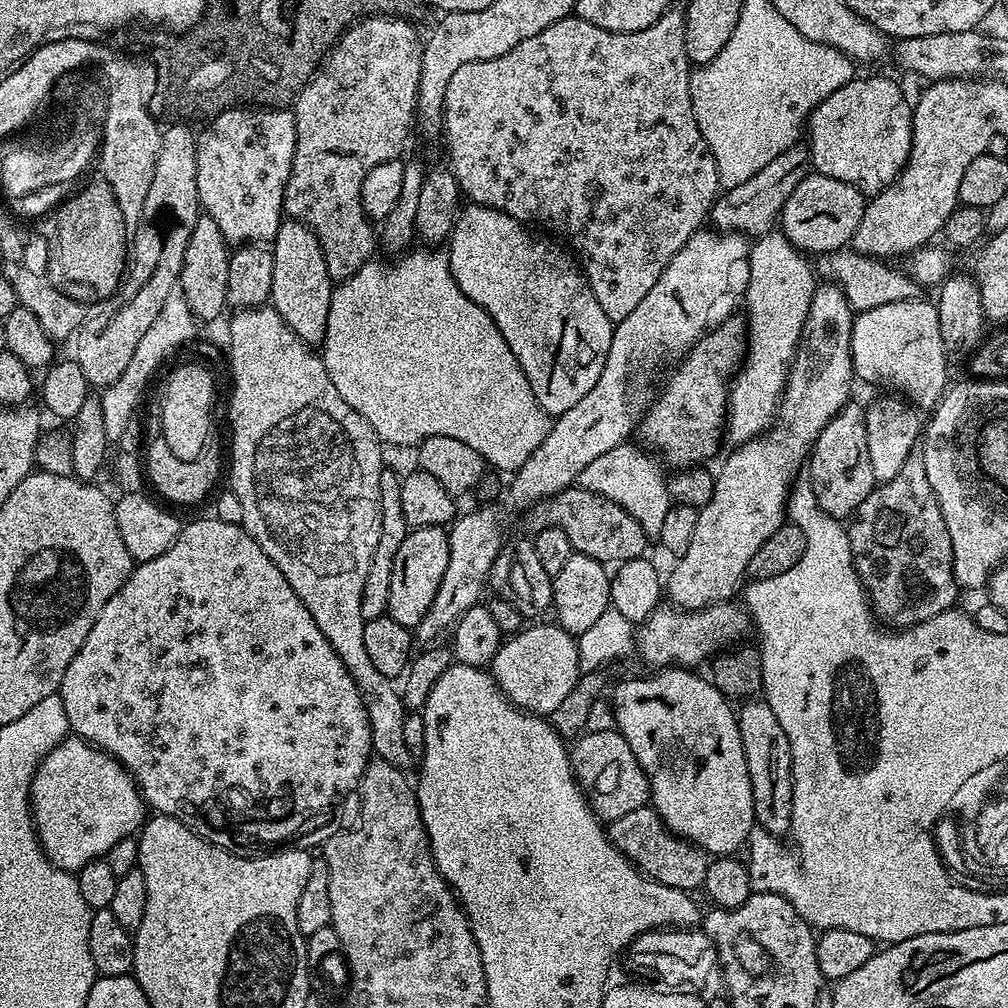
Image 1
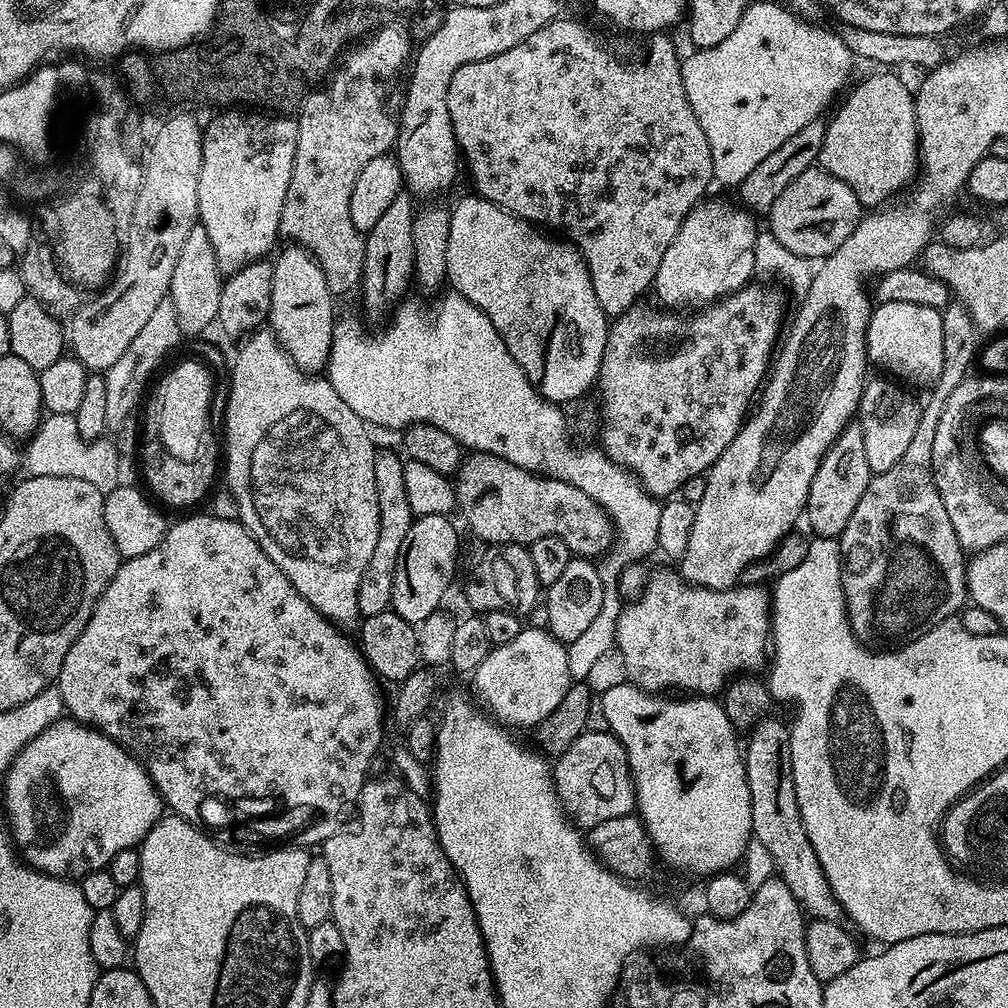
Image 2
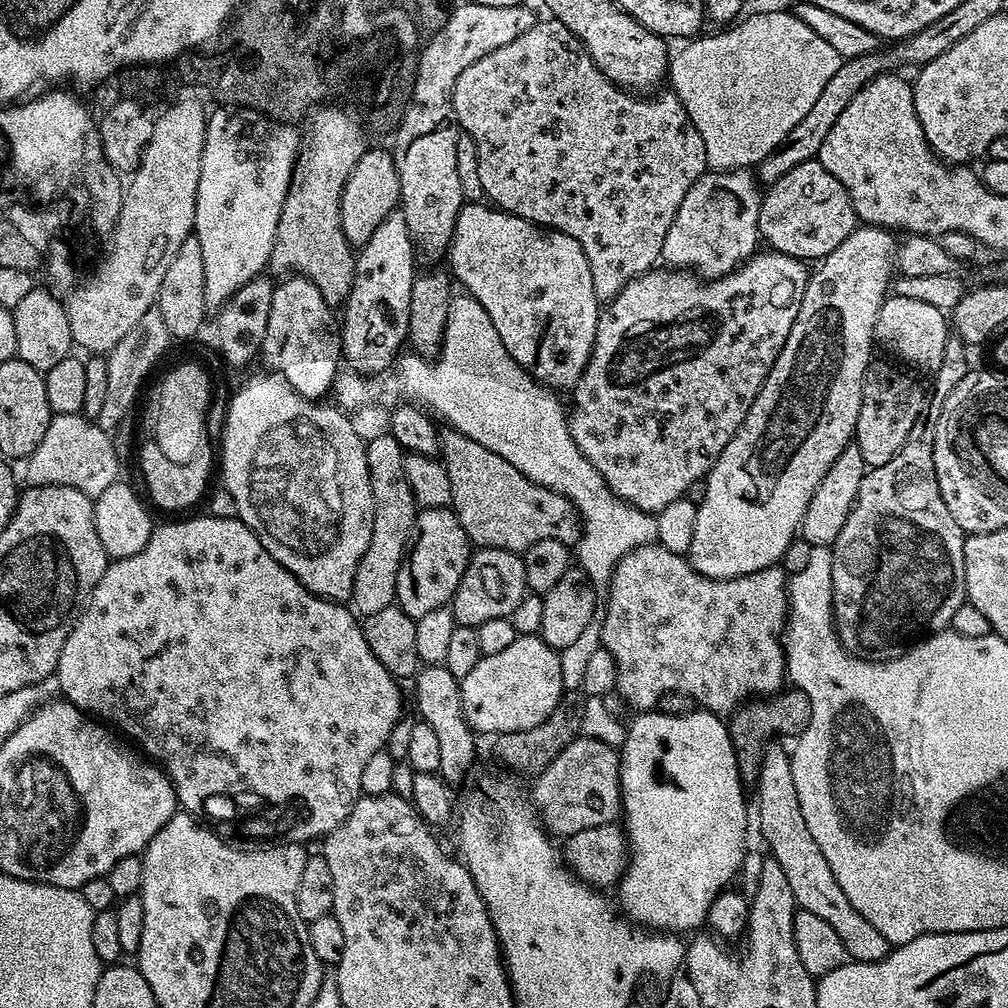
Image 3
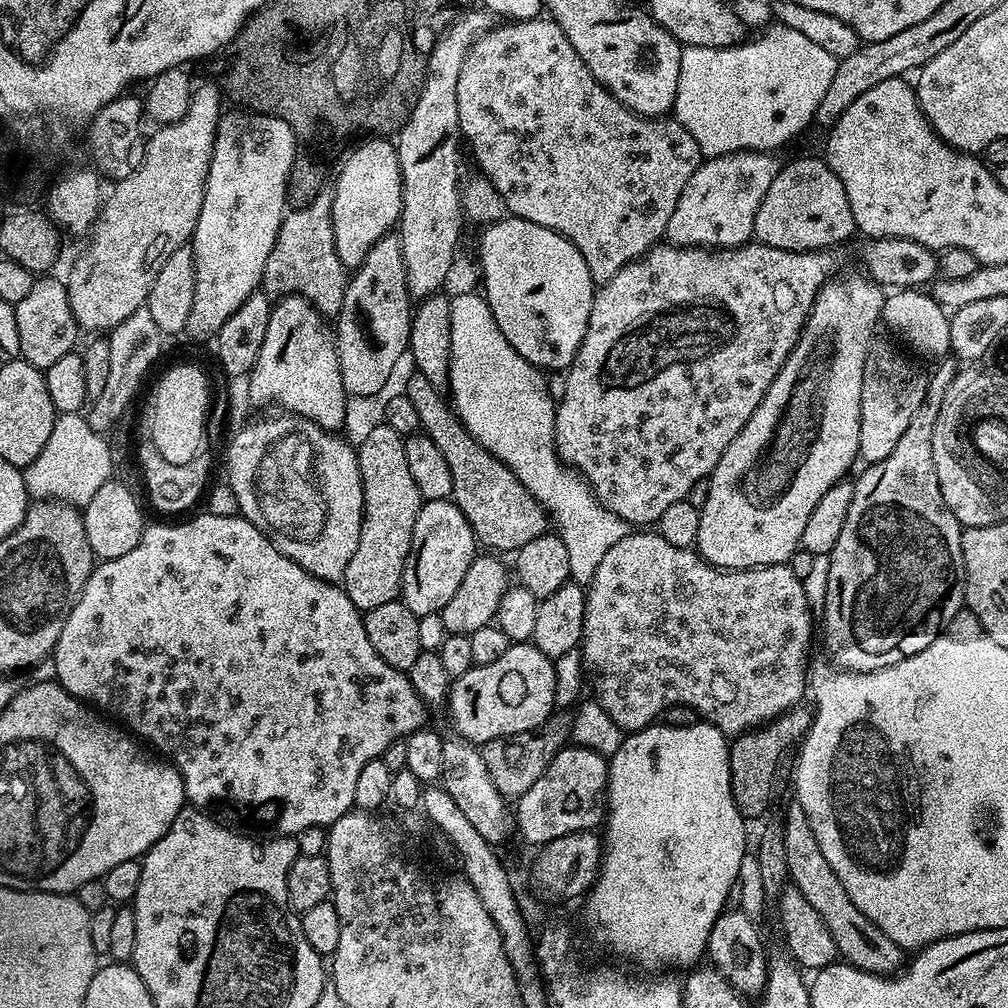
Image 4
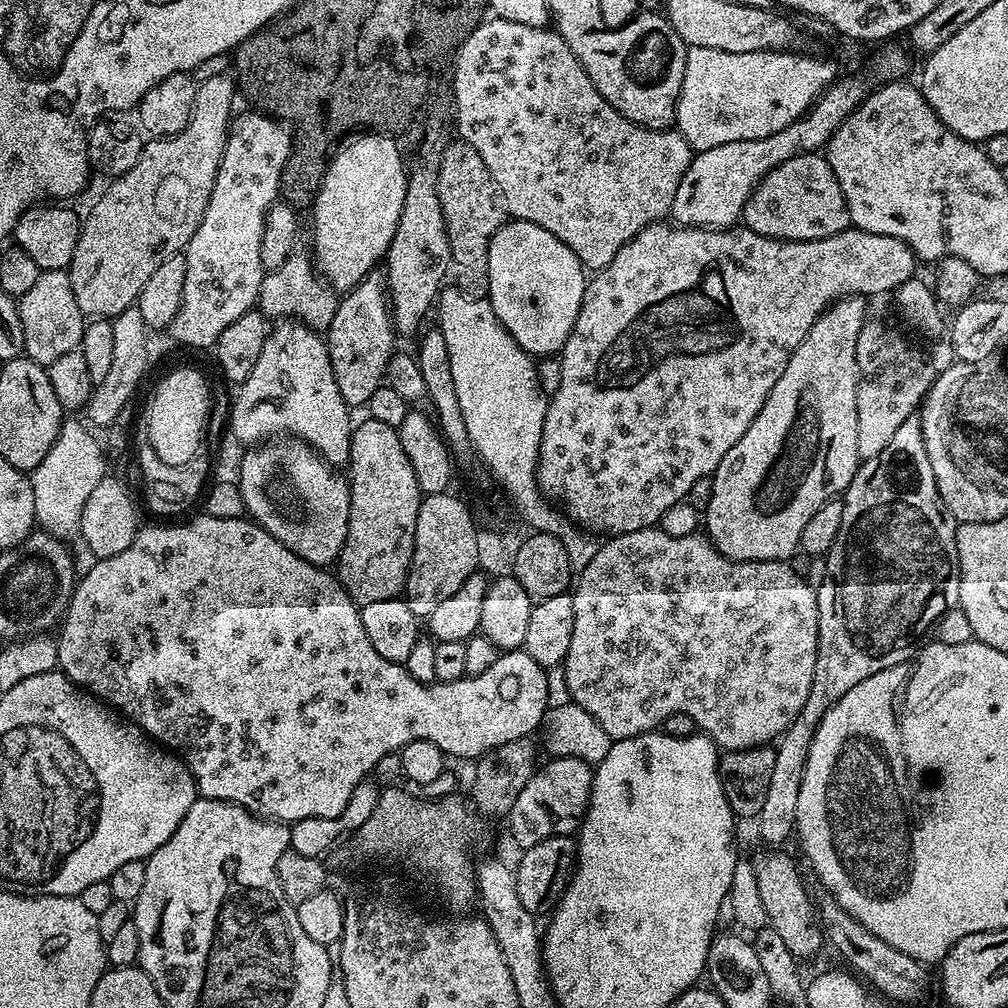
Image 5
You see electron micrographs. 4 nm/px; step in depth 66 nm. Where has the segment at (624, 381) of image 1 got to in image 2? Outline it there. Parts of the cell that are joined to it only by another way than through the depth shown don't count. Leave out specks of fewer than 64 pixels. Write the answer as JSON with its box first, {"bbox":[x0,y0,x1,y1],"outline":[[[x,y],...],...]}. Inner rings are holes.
{"bbox":[654,198,758,310],"outline":[[[705,198],[700,201],[696,207],[691,208],[688,212],[688,217],[682,222],[682,226],[678,230],[678,234],[670,246],[666,246],[666,254],[662,254],[662,262],[658,266],[658,274],[654,281],[654,293],[661,300],[659,303],[668,310],[681,310],[680,308],[692,308],[688,310],[699,310],[701,308],[707,308],[709,304],[716,303],[717,300],[729,296],[731,292],[737,292],[738,289],[744,287],[753,279],[756,272],[756,259],[754,258],[754,242],[758,235],[758,227],[754,221],[753,213],[749,212],[747,208],[743,206],[737,206],[735,203],[731,204],[728,200],[711,200],[711,198]]]}

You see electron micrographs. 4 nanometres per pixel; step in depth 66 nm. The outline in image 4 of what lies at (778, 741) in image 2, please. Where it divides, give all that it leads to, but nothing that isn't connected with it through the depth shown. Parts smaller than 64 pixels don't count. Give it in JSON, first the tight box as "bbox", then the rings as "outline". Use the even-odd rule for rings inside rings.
{"bbox":[782,802,906,975],"outline":[[[795,802],[789,804],[788,817],[785,818],[784,824],[782,823],[782,831],[791,887],[799,890],[802,898],[806,898],[806,902],[810,902],[810,907],[818,913],[818,918],[822,918],[826,930],[830,930],[830,938],[834,938],[834,946],[843,963],[870,974],[893,975],[906,963],[905,949],[899,948],[889,936],[882,934],[882,930],[874,926],[874,922],[870,922],[870,918],[866,918],[866,914],[862,914],[862,910],[858,910],[854,902],[850,902],[846,886],[838,882],[838,874],[830,870],[830,862],[826,862],[822,850],[818,850],[818,840],[810,830],[810,822],[802,806]]]}

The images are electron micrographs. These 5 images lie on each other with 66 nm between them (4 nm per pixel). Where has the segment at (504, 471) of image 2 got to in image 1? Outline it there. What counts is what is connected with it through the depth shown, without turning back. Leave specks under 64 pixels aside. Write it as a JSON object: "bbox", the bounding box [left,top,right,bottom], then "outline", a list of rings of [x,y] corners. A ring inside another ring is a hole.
{"bbox":[523,486,650,566],"outline":[[[573,486],[556,493],[554,496],[533,504],[523,513],[524,524],[532,534],[544,528],[557,528],[570,538],[573,552],[581,552],[594,558],[605,566],[615,566],[627,560],[639,560],[650,544],[650,537],[638,526],[618,502],[610,502],[610,498],[602,498],[602,494],[594,494],[590,490]]]}

